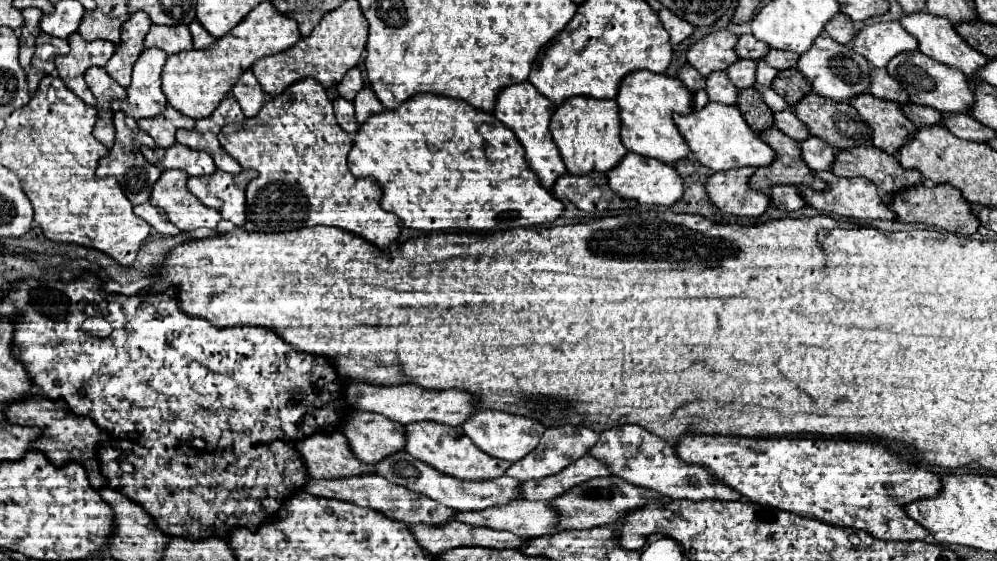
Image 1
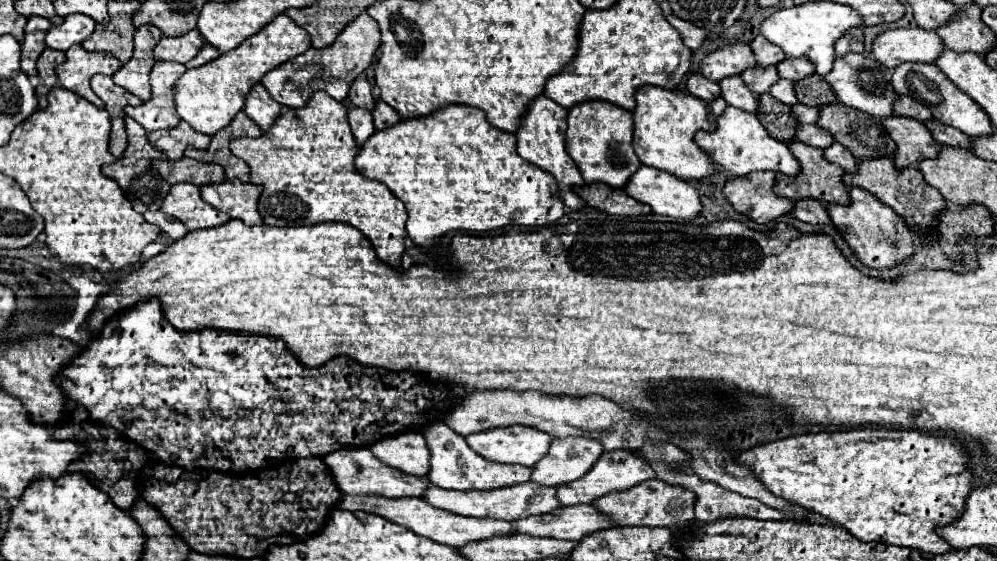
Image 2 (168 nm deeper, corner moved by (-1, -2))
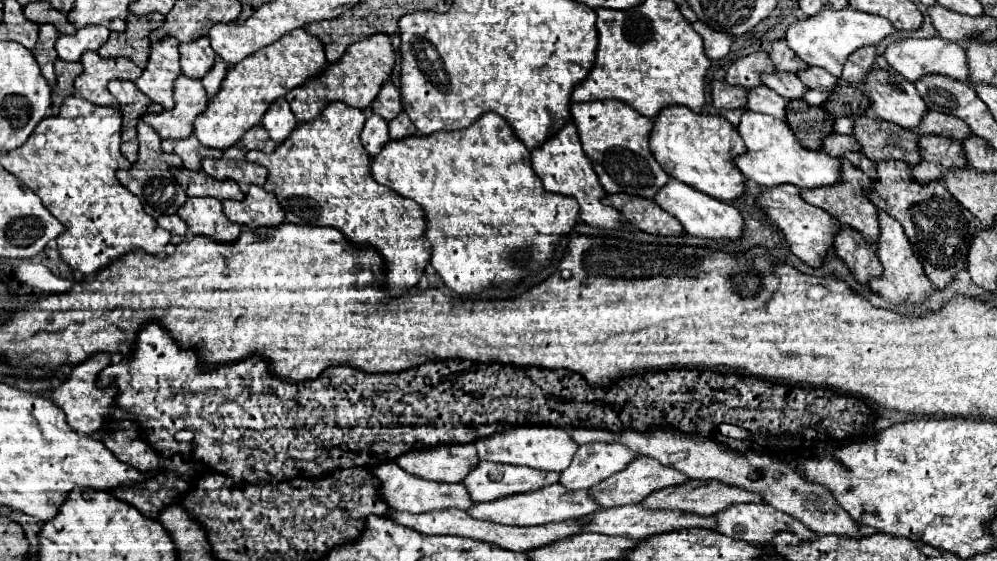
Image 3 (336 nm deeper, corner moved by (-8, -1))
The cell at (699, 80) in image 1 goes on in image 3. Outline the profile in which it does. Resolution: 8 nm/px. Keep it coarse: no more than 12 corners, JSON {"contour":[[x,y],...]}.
{"contour":[[714,80],[718,110],[746,108],[742,86]]}

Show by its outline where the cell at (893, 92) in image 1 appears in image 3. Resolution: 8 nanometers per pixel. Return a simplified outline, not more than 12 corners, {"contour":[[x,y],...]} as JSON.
{"contour":[[926,112],[920,136],[964,142],[972,136],[966,122],[950,114]]}

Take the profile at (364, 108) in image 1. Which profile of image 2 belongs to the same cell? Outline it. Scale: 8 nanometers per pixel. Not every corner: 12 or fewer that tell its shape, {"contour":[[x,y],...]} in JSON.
{"contour":[[377,99],[371,111],[377,129],[395,125],[401,117]]}

